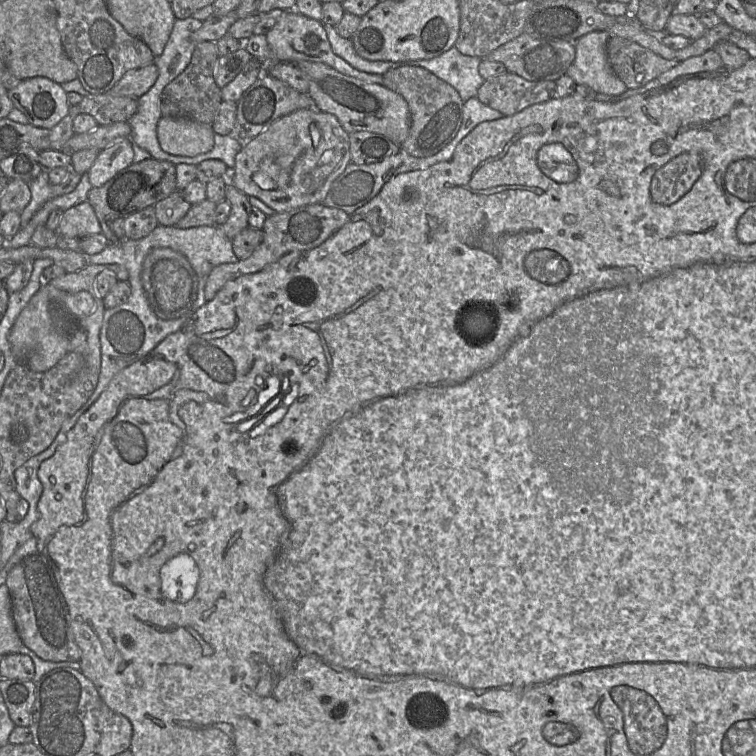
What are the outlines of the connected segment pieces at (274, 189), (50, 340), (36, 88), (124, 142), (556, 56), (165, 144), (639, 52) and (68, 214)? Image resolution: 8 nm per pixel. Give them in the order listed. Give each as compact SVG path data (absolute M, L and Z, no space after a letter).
M315 108L299 109L243 142L230 181L248 197L261 199L279 213L308 204L322 204L333 182L350 163L349 133L337 117Z
M50 283L44 284L39 289L17 317L8 336L11 351L16 362L27 366L34 372L48 371L55 366L68 351L68 338L58 334L53 328L49 312L51 304L64 307L77 318L86 317L95 309L95 299L87 291L69 293L55 288Z
M42 76L21 80L15 88L8 90L13 106L22 112L30 125L40 128L52 128L67 115L70 105L66 95L61 84Z
M123 138L101 150L87 171L92 187L101 187L133 163L133 142Z
M523 32L520 36L499 46L485 59L501 62L507 71L515 73L528 81L556 81L566 74L576 55L576 42L564 40L541 40Z
M161 117L157 137L161 148L172 155L193 157L214 146L213 126L187 118Z
M610 35L606 52L612 70L628 89L643 87L680 62L665 59L636 42L616 35Z
M88 200L63 212L58 225L59 235L83 238L102 232L100 222Z

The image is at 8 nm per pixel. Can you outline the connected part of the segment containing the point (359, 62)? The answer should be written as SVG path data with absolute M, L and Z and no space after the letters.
M324 25L324 29L332 51L357 70L383 75L391 68L404 65L402 62L367 60L357 54L351 38L346 39L341 37L334 26Z

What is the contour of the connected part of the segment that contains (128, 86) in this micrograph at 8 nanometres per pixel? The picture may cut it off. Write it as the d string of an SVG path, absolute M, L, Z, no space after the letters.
M155 63L128 71L107 93L138 99L155 84L159 70Z

